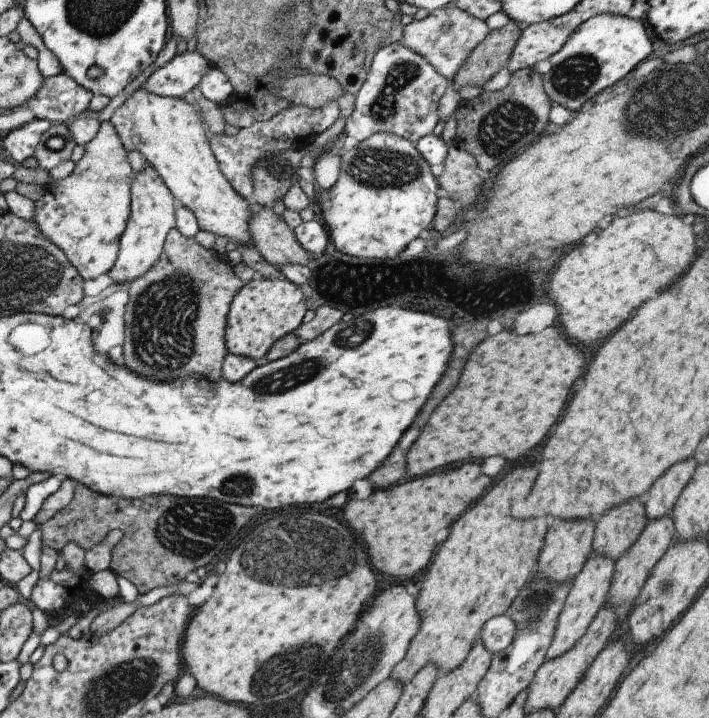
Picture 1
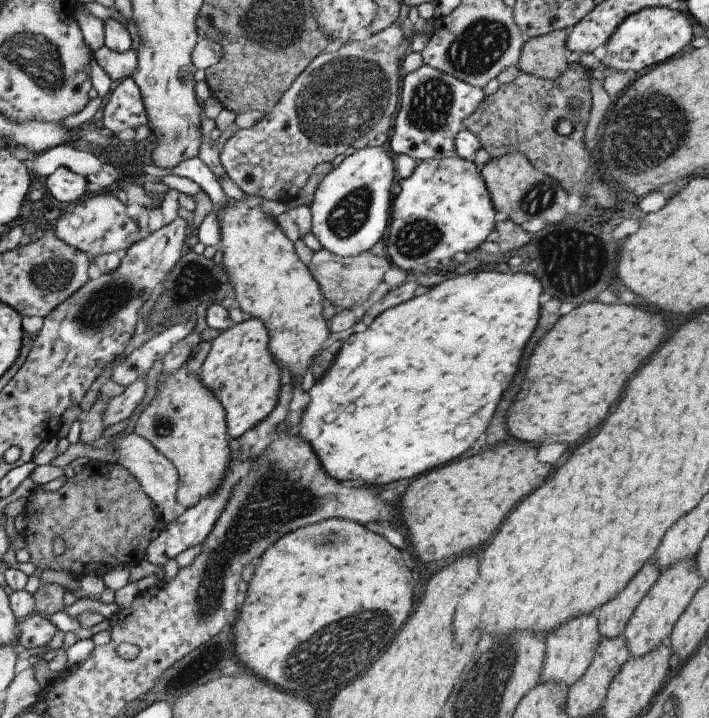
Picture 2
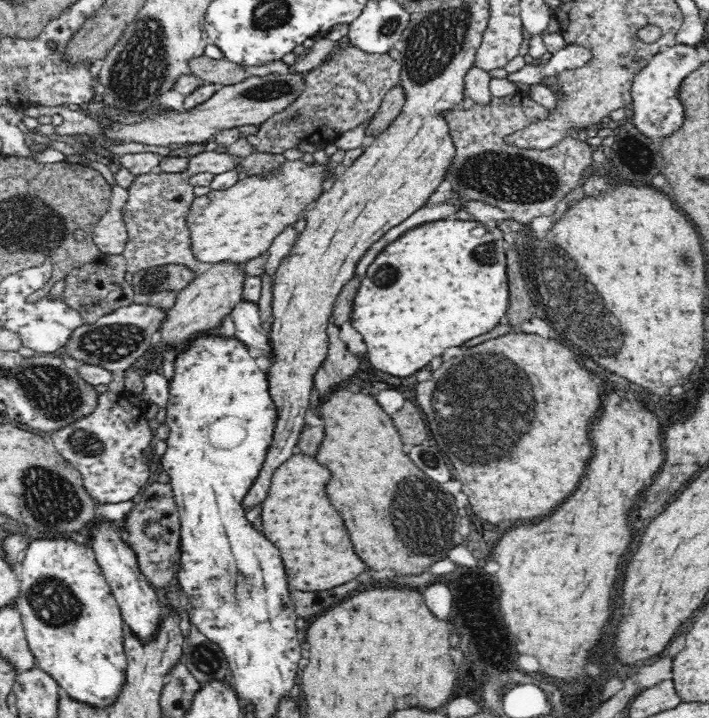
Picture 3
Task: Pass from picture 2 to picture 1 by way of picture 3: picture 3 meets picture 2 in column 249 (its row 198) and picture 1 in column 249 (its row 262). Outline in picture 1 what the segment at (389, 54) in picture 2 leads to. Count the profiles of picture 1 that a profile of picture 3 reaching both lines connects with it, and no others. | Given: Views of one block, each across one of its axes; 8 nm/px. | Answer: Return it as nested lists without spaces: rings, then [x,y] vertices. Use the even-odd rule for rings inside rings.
[[[336,101],[328,102],[319,109],[293,105],[280,110],[267,120],[255,121],[249,126],[240,128],[235,135],[219,134],[219,137],[213,136],[204,122],[203,124],[221,174],[241,198],[255,205],[250,177],[250,170],[254,168],[254,164],[259,159],[265,159],[271,153],[281,154],[282,150],[285,149],[304,149],[303,146],[308,144],[314,135],[319,136],[323,130],[327,130],[335,122],[339,117],[338,114],[339,110]]]

